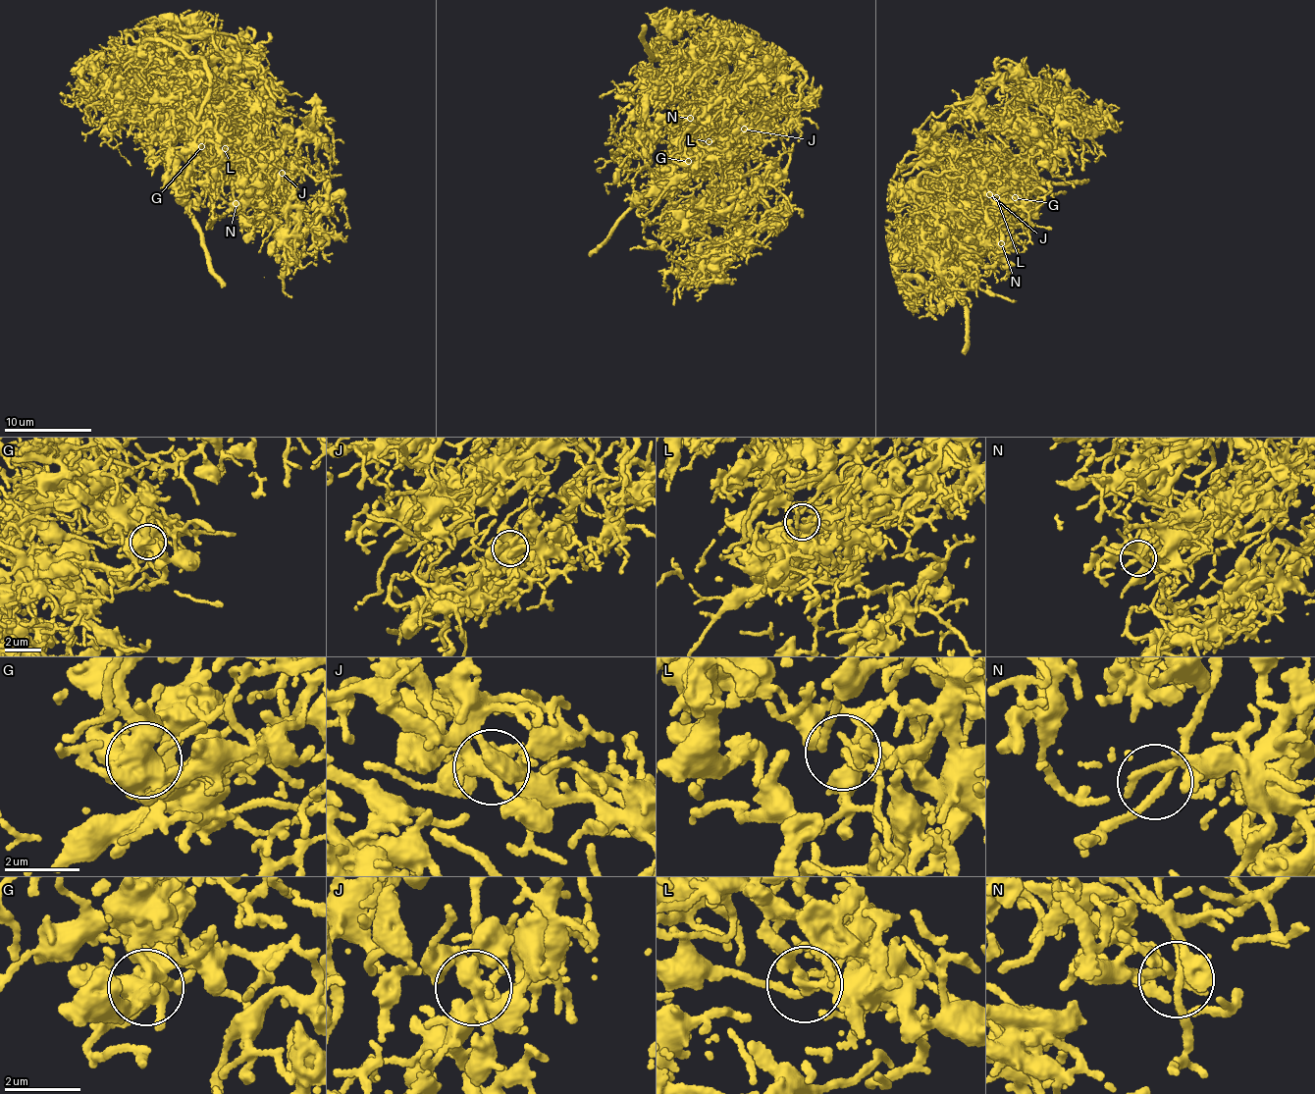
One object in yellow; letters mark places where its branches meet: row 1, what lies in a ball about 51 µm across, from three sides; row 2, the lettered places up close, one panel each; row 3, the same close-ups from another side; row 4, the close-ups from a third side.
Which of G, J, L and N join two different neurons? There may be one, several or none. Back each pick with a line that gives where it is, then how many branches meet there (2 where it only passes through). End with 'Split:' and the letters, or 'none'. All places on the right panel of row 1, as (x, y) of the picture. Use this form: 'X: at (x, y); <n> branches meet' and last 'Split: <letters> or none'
G: at (1015, 197); 5 branches meet
L: at (996, 197); 4 branches meet
Split: G, L

